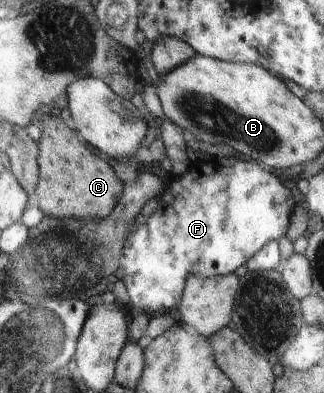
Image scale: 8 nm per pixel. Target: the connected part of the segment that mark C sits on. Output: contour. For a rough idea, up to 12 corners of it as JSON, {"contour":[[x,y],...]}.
{"contour":[[42,114],[39,207],[107,217],[127,191],[79,131]]}

